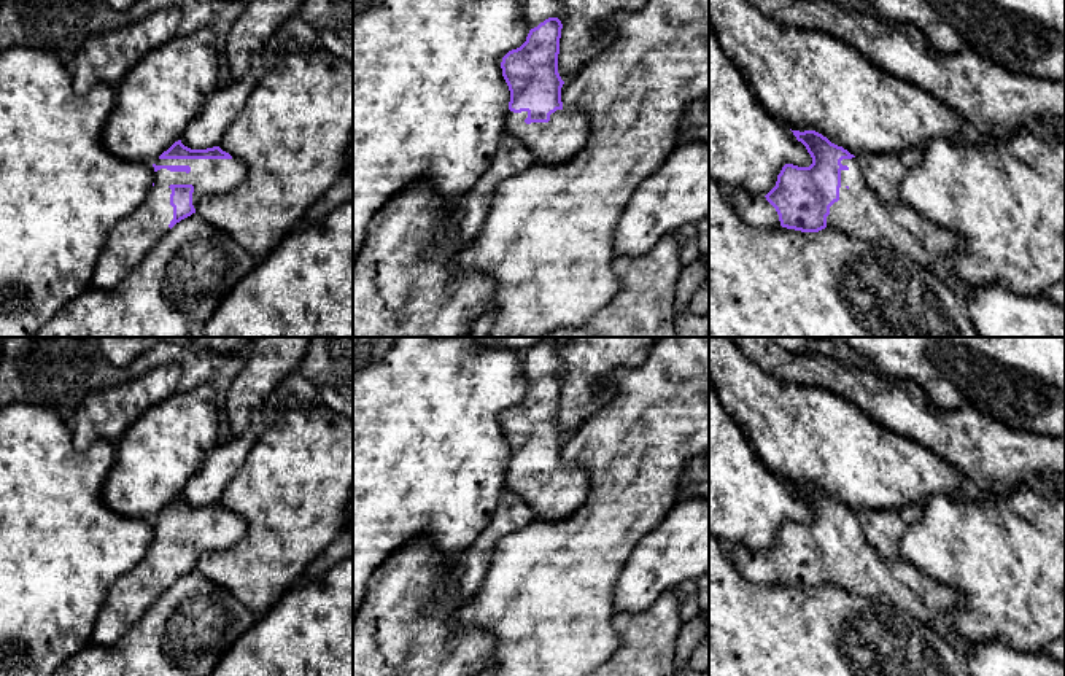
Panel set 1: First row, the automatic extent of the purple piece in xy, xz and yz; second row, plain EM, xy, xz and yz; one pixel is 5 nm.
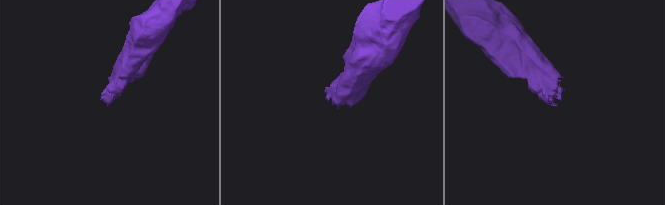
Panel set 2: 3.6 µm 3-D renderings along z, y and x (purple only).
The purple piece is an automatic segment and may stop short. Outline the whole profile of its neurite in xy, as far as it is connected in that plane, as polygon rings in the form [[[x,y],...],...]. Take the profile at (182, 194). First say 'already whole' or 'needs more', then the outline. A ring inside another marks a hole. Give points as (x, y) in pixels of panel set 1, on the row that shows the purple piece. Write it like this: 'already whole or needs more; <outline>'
needs more; [[[181,140],[164,151],[153,167],[154,183],[148,197],[114,226],[100,251],[91,283],[97,289],[108,291],[118,286],[176,223],[196,213],[202,196],[224,194],[238,186],[246,175],[246,165],[219,146],[191,150]]]

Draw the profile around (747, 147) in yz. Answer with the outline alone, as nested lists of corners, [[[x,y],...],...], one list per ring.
[[[709,25],[709,178],[726,191],[766,196],[785,164],[809,167],[812,157],[793,132],[765,110],[742,72],[725,57]]]

